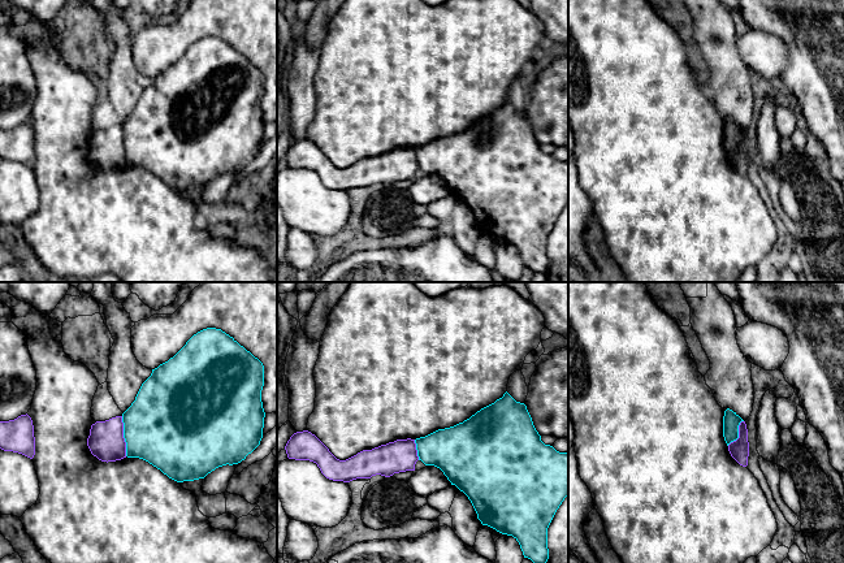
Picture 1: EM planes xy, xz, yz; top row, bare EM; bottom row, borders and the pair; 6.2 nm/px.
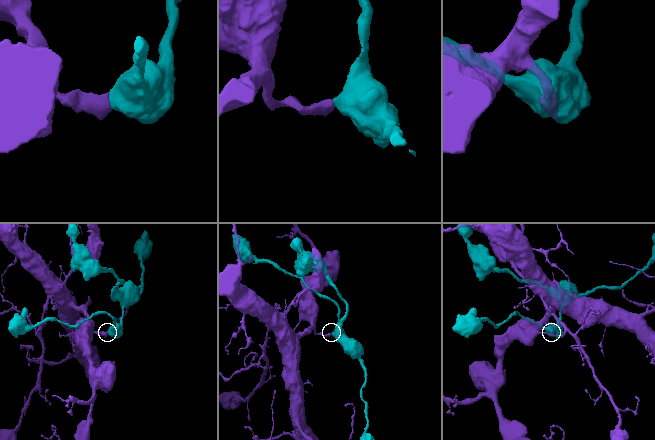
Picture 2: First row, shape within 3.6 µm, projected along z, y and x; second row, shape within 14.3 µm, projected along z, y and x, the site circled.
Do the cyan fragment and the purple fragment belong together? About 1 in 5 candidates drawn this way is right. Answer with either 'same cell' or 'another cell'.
another cell

